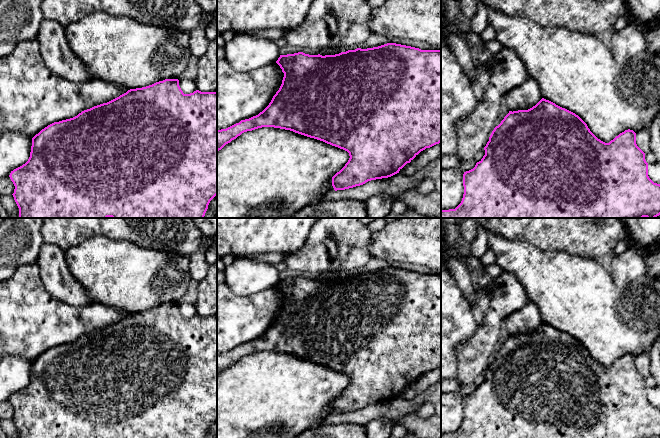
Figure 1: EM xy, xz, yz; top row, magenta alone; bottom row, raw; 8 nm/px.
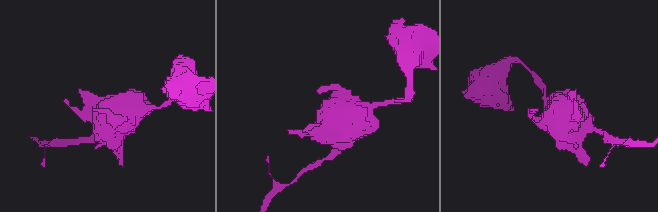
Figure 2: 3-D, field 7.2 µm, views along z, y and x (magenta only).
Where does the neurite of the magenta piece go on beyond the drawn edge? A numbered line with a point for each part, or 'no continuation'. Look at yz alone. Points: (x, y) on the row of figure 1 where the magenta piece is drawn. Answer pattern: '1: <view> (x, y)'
no continuation

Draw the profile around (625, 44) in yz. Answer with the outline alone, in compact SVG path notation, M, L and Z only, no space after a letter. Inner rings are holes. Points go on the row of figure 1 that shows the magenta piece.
M627 24L622 30L612 30L610 52L618 63L624 63L646 51L646 41L635 24Z

